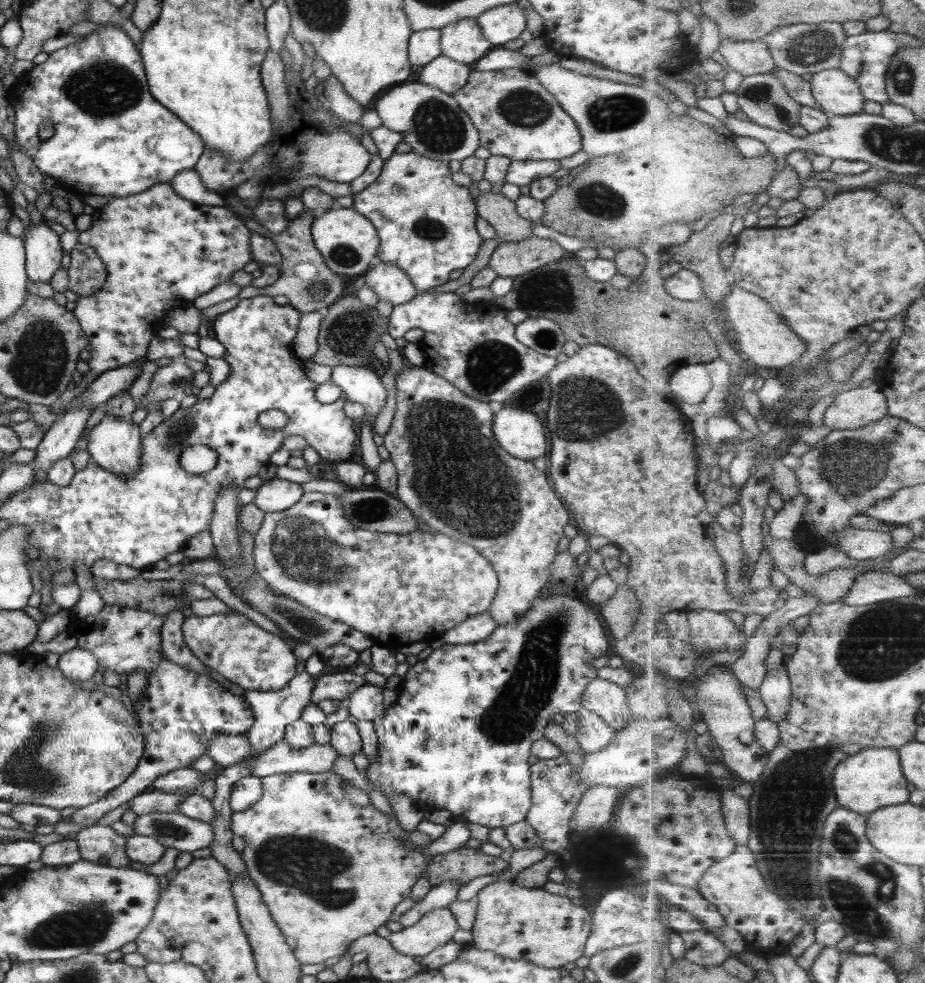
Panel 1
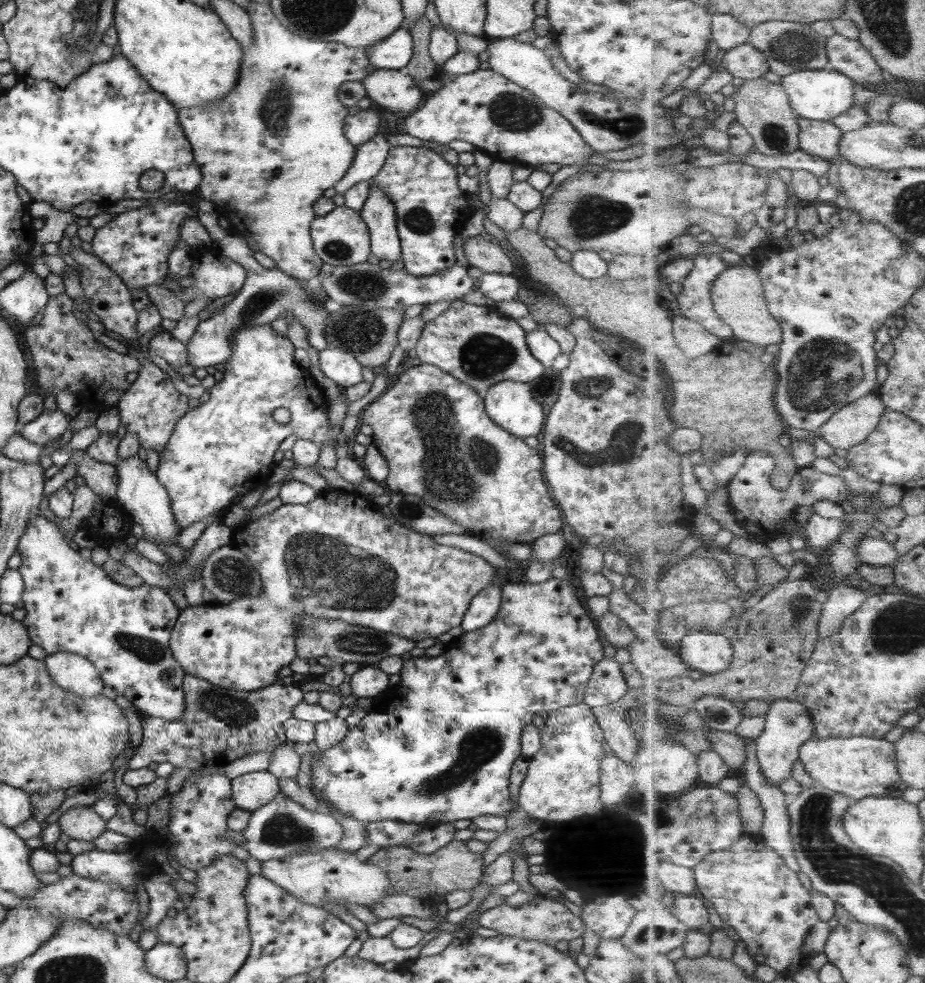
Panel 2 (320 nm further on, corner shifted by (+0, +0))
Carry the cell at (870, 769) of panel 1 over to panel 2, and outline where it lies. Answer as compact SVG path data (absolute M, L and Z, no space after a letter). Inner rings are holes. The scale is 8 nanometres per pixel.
M870 736L808 740L800 750L800 762L816 784L845 793L856 801L865 797L901 798L908 784L902 779L895 742Z

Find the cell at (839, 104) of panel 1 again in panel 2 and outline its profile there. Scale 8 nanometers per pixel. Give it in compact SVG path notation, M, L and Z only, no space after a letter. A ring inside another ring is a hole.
M803 70L783 76L780 83L785 87L791 106L799 116L811 120L831 121L844 114L854 105L857 82L844 73L832 70Z

